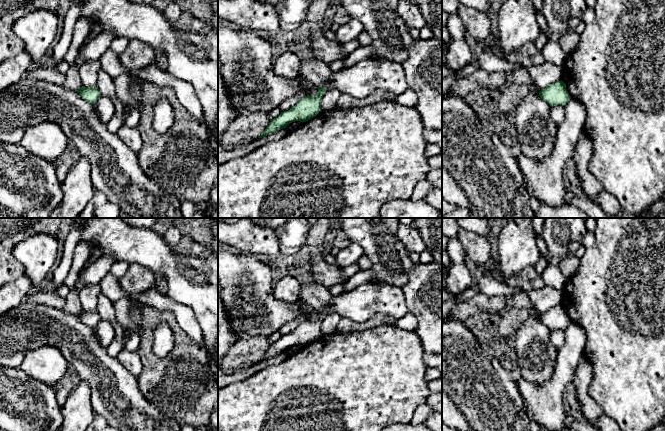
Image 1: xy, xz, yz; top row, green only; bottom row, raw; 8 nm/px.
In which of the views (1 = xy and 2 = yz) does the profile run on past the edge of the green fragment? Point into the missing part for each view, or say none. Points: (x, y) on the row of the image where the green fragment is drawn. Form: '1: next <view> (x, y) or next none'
1: next none
2: next none

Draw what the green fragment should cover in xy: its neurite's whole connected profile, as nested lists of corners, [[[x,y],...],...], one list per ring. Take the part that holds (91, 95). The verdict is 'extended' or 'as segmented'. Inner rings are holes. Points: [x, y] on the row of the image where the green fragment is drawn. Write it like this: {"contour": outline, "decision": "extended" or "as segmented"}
{"contour": [[[82,86],[77,92],[85,101],[91,104],[95,104],[95,102],[101,97],[101,93],[97,87],[87,88]]], "decision": "as segmented"}

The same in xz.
{"contour": [[[364,59],[359,63],[333,74],[326,87],[318,88],[318,95],[302,98],[294,107],[271,120],[268,128],[258,138],[286,128],[295,121],[306,122],[321,111],[321,100],[328,89],[337,88],[354,98],[366,98],[376,90],[383,89],[396,95],[408,89],[405,71],[400,63],[379,59]]], "decision": "extended"}

